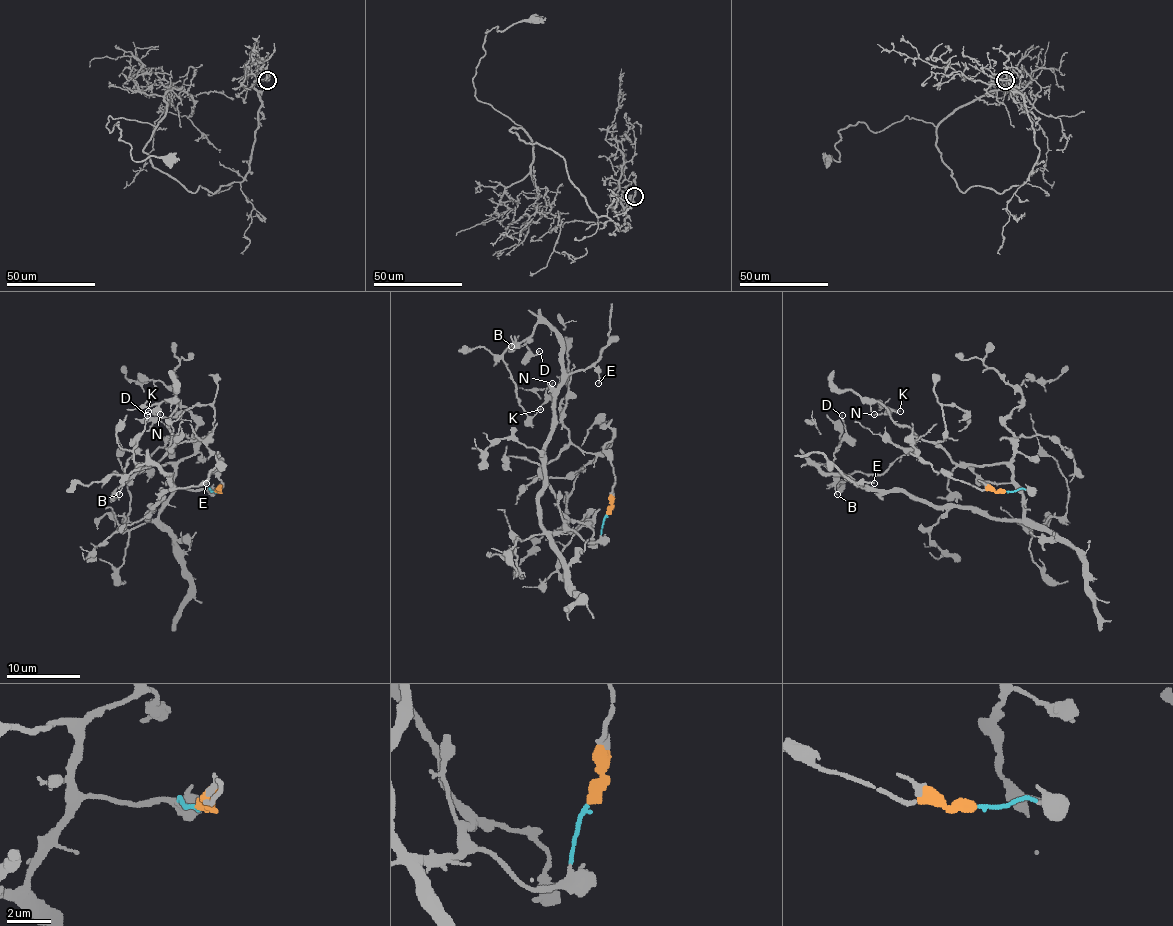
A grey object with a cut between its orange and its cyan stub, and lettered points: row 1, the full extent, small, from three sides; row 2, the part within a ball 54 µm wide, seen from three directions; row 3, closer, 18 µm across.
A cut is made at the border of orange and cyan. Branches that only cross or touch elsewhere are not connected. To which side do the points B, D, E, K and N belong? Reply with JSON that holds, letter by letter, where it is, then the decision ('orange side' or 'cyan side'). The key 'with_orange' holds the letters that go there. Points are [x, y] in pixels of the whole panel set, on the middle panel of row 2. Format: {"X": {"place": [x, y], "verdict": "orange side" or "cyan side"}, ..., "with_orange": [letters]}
{"B": {"place": [511, 346], "verdict": "cyan side"}, "D": {"place": [539, 351], "verdict": "cyan side"}, "E": {"place": [598, 383], "verdict": "cyan side"}, "K": {"place": [540, 409], "verdict": "cyan side"}, "N": {"place": [552, 383], "verdict": "cyan side"}, "with_orange": []}

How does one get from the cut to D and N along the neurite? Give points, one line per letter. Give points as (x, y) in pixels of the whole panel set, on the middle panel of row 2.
D: (606, 515), (595, 541), (541, 524), (561, 351), (558, 334), (537, 323), (524, 344), (539, 351)
N: (606, 515), (600, 537), (565, 526), (543, 469), (569, 441), (569, 390), (548, 395), (552, 382)

